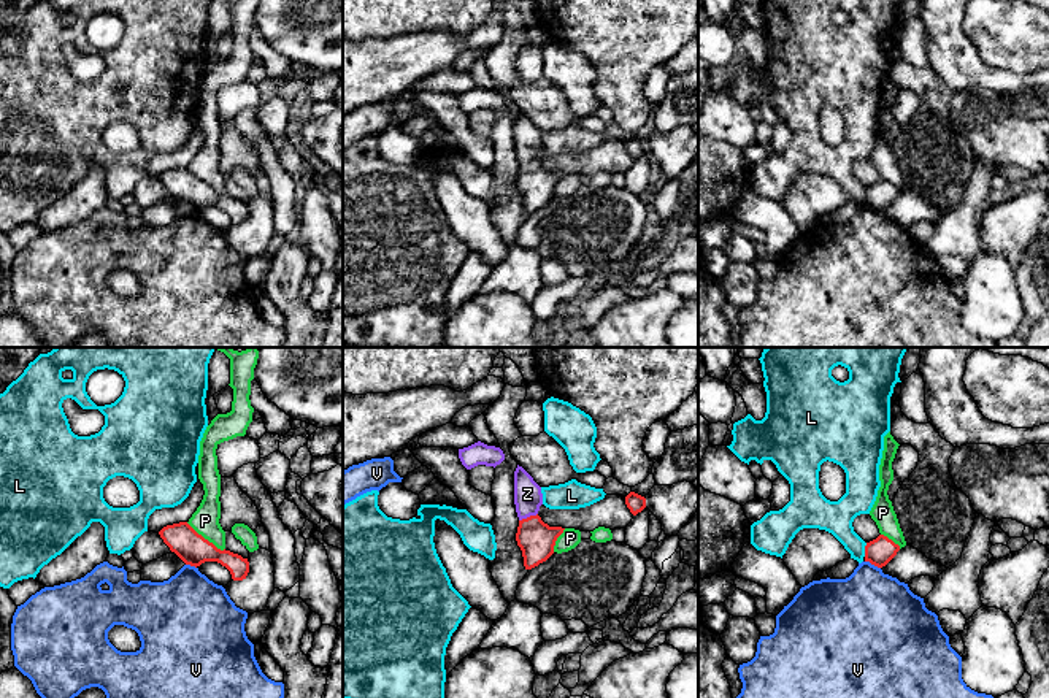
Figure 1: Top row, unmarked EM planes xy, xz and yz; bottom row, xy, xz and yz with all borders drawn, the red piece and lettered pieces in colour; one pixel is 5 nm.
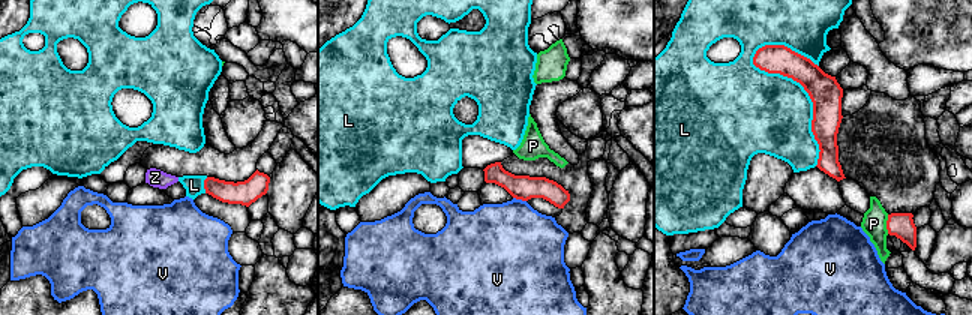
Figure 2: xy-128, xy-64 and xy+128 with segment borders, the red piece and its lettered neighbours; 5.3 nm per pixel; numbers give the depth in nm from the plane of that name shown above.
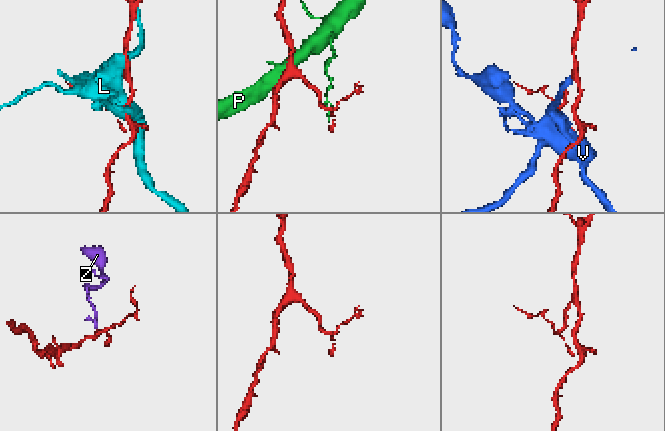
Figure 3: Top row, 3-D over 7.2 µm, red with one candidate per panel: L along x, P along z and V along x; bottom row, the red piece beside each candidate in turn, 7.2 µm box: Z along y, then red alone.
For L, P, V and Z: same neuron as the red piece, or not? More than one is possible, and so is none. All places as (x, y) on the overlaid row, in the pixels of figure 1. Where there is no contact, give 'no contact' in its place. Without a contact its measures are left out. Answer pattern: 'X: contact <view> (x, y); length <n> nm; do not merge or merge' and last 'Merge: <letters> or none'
L: contact yz (865, 549); length 70 nm; do not merge
P: contact xy (203, 538); length 240 nm; do not merge
V: contact yz (873, 563); length 90 nm; do not merge
Z: contact xz (527, 517); length 100 nm; merge
Merge: Z

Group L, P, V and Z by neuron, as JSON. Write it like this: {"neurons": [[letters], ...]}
{"neurons": [["L"], ["P"], ["V"], ["Z"]]}

